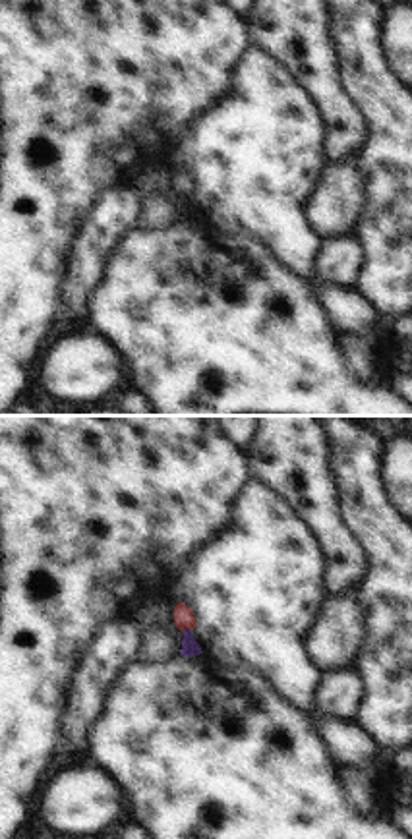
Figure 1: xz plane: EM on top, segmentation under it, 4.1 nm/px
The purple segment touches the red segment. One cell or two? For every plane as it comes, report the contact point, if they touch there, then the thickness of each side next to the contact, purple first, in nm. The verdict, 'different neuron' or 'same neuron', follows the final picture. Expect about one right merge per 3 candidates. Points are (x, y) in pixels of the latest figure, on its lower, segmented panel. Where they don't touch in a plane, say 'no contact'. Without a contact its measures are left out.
contact (186, 631); calibres 70 and 90 nm

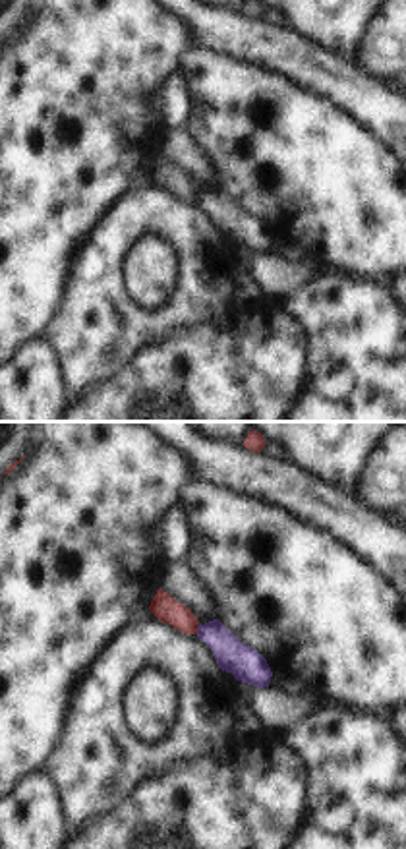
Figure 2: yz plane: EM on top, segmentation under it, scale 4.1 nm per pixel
contact (198, 629); calibres 150 and 110 nm

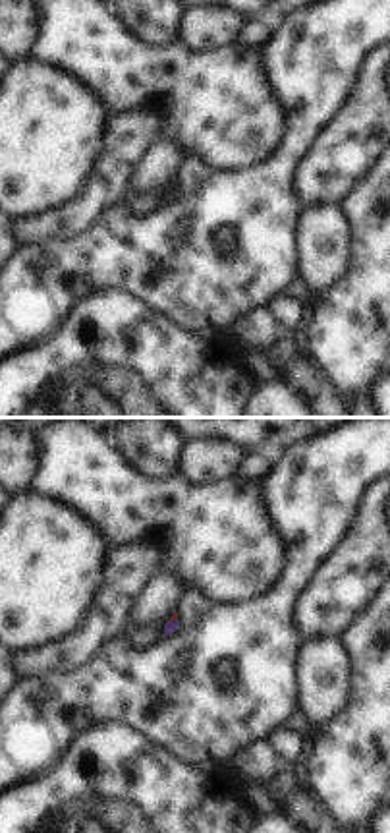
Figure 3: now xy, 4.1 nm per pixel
contact (172, 621); calibres 50 and 20 nm

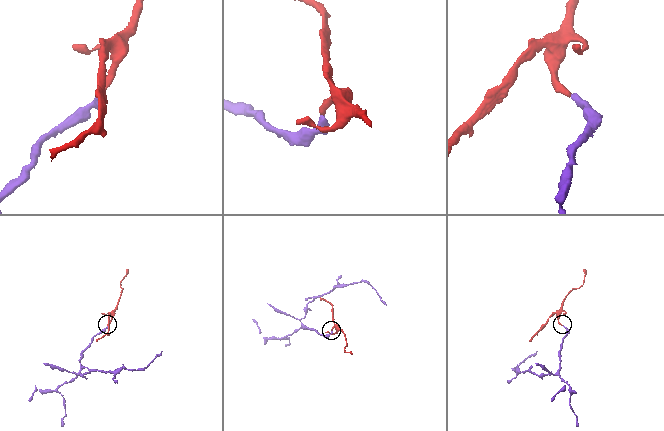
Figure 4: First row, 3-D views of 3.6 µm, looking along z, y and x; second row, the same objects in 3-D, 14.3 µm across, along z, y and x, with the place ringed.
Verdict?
different neuron

